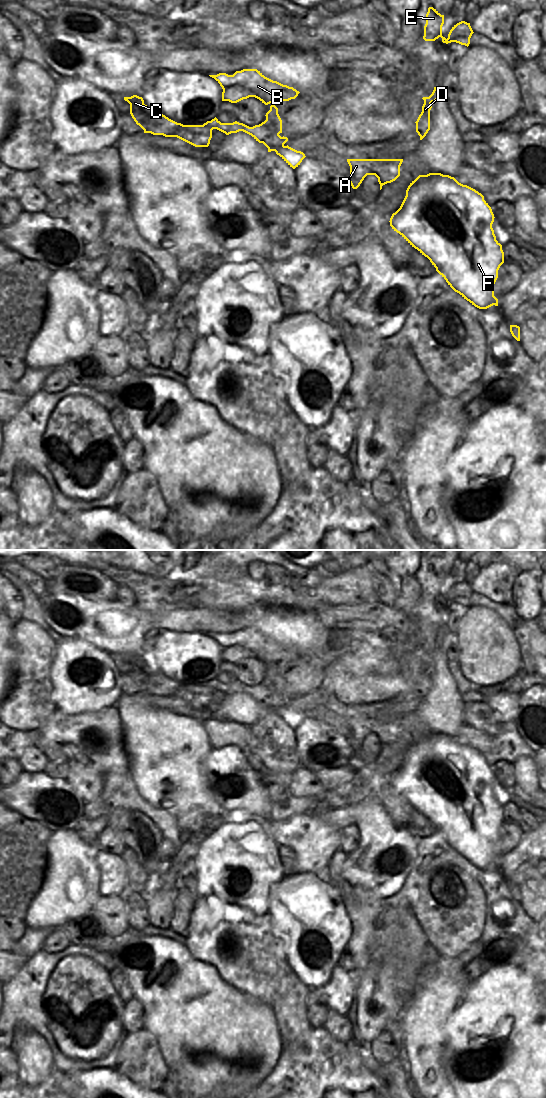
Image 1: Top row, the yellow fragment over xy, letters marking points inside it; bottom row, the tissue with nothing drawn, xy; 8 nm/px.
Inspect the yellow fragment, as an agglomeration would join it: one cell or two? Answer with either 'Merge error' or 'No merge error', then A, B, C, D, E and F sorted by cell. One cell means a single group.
No merge error. Groups: A B C D E F

